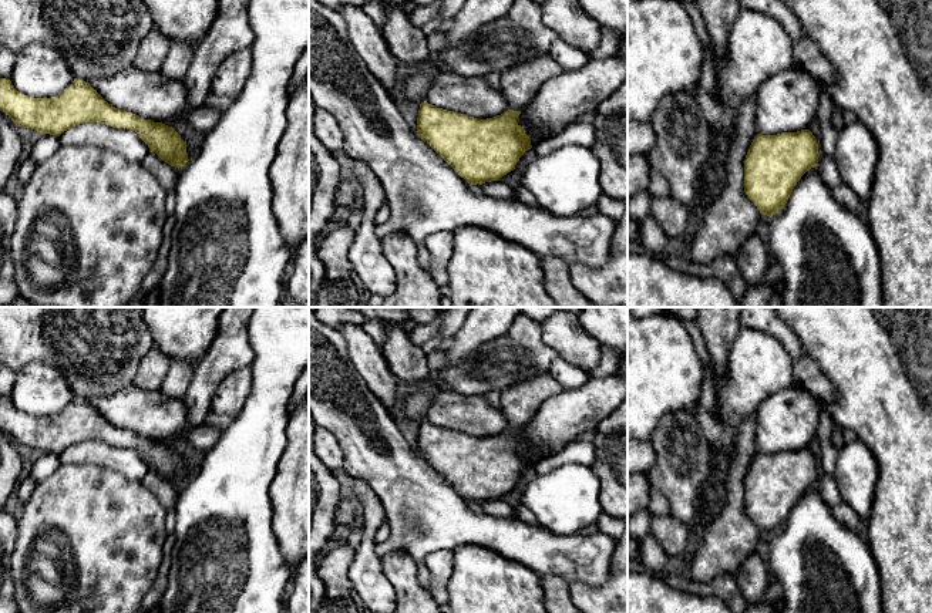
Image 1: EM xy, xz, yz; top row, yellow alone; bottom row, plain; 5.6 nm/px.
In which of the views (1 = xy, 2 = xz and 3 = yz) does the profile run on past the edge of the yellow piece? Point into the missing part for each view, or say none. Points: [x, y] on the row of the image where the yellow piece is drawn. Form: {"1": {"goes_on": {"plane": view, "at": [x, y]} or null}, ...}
{"1": {"goes_on": null}, "2": {"goes_on": null}, "3": {"goes_on": null}}

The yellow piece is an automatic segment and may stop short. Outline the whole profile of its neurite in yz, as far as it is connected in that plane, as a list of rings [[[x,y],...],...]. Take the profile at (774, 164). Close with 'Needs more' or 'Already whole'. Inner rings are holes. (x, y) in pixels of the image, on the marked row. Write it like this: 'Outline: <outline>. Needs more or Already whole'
Outline: [[[810,129],[781,132],[777,135],[757,134],[744,159],[744,192],[761,215],[773,216],[785,206],[801,176],[818,165],[818,144]]]. Already whole

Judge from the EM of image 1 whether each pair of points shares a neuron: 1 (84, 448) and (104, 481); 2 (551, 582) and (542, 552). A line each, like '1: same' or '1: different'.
1: different
2: different

